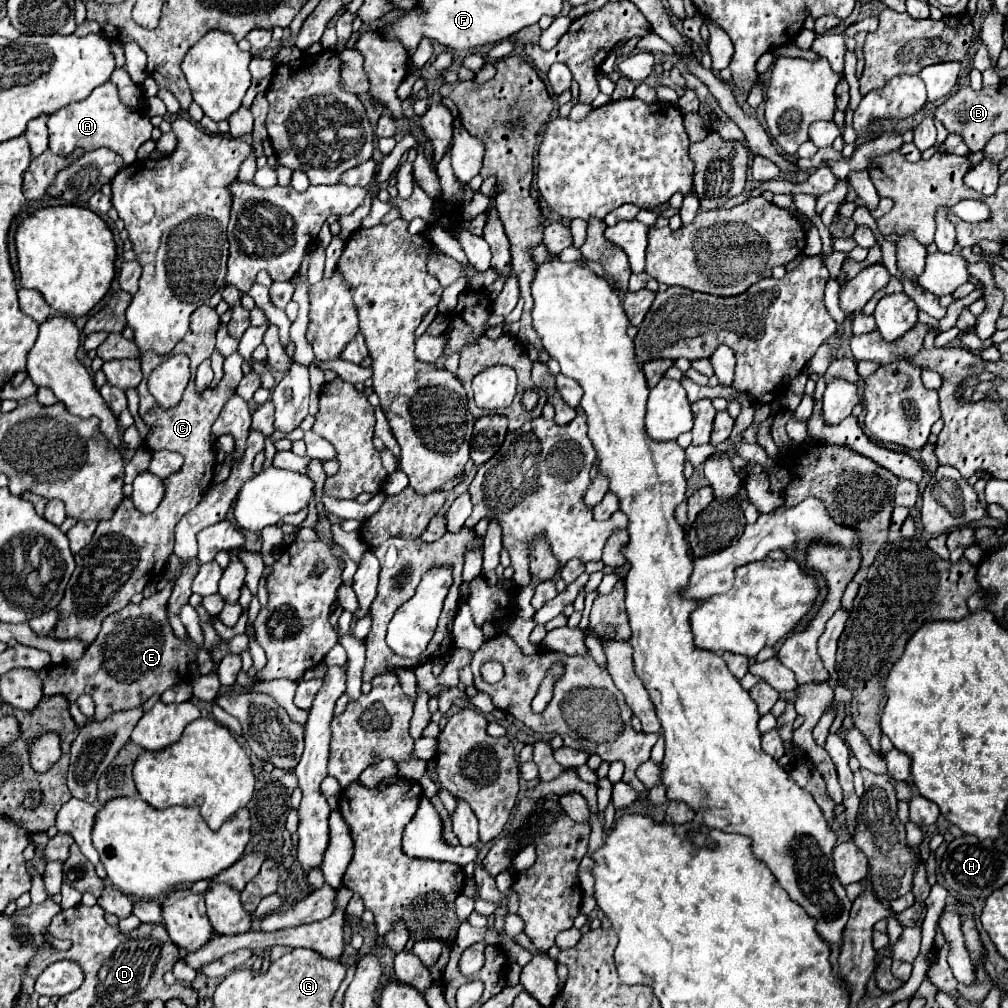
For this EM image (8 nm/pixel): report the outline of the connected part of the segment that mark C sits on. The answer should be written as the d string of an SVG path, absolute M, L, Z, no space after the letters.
M206 304L196 308L196 312L190 316L190 328L188 328L186 336L174 346L174 350L168 355L186 354L190 358L190 370L192 370L190 384L186 386L186 392L184 392L186 396L174 408L162 408L146 388L150 374L162 364L166 357L159 356L152 350L148 350L141 357L143 378L138 386L140 416L148 426L152 426L152 434L148 436L146 446L150 450L178 452L186 458L186 462L180 472L176 472L164 480L166 494L154 514L138 512L132 506L132 500L126 498L122 502L122 506L118 508L118 512L114 512L112 520L100 522L94 532L92 542L76 554L76 570L68 582L64 598L56 606L58 622L54 626L54 636L58 640L80 638L86 644L92 644L100 632L102 620L106 616L122 610L136 592L142 592L144 586L156 578L156 574L162 570L162 564L168 562L168 558L174 550L172 548L174 526L180 522L180 518L186 512L190 512L202 500L202 496L210 488L212 478L214 478L214 466L216 466L214 450L210 446L210 428L218 418L220 408L232 396L234 388L244 376L240 370L244 358L238 352L234 352L232 356L228 356L224 360L224 374L218 386L215 389L209 388L202 394L196 394L196 388L194 388L196 368L200 362L210 358L215 350L218 320L220 320L220 316L216 314L214 308L210 308Z

